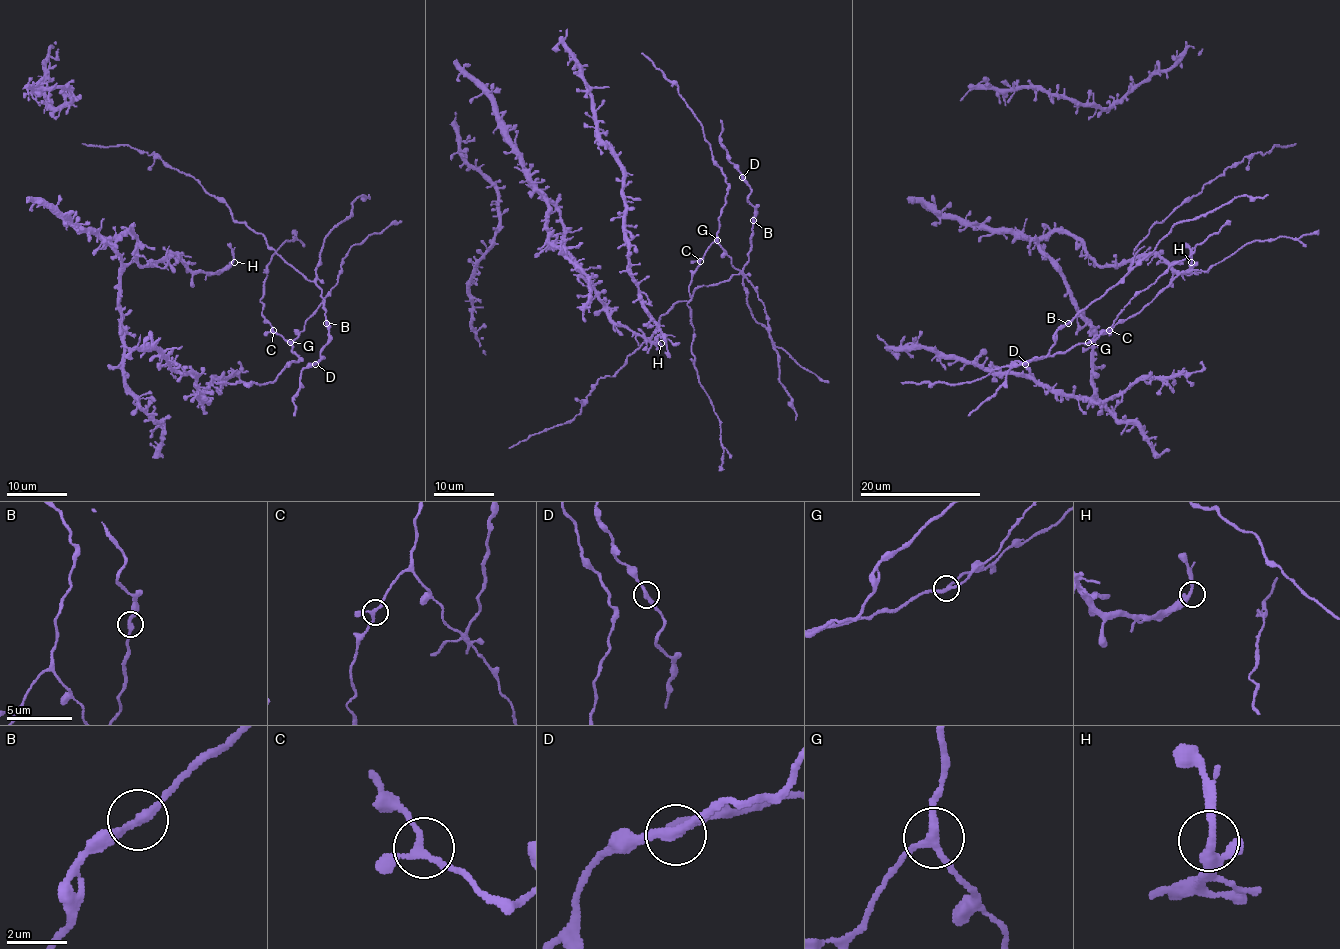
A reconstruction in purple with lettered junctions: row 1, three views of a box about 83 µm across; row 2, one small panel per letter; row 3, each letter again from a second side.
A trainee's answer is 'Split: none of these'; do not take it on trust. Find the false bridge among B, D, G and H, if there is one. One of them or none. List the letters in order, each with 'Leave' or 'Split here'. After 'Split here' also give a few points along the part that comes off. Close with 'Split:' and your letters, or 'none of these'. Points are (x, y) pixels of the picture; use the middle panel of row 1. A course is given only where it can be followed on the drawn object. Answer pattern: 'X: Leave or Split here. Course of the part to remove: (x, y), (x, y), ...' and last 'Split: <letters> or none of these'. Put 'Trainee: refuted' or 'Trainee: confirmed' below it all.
B: Leave
D: Leave
G: Leave
H: Leave
Split: none of these
Trainee: confirmed

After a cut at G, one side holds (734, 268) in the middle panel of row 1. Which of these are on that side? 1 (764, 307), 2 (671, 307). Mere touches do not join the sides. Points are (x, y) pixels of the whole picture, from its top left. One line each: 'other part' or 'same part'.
1: same part
2: other part

